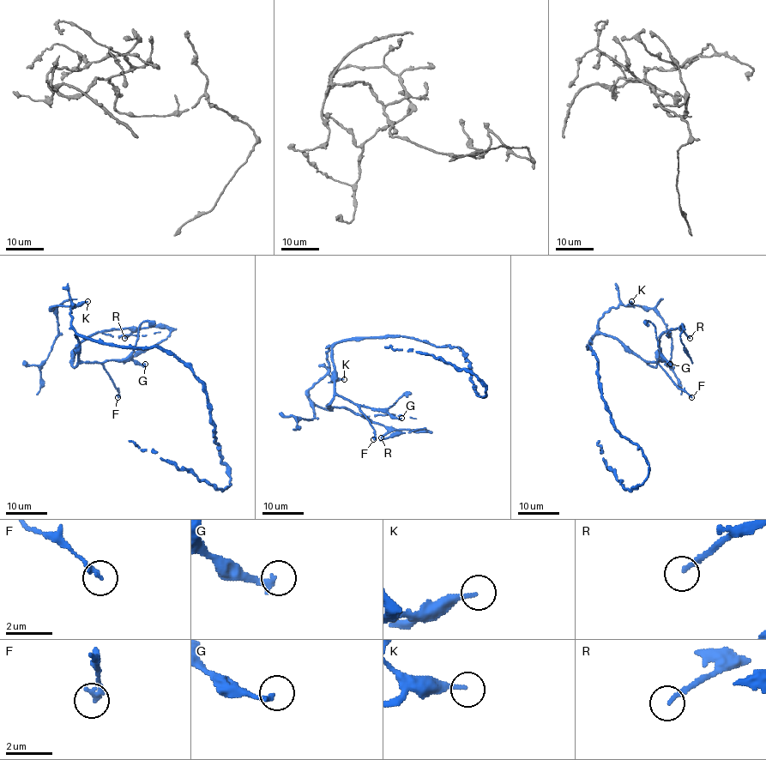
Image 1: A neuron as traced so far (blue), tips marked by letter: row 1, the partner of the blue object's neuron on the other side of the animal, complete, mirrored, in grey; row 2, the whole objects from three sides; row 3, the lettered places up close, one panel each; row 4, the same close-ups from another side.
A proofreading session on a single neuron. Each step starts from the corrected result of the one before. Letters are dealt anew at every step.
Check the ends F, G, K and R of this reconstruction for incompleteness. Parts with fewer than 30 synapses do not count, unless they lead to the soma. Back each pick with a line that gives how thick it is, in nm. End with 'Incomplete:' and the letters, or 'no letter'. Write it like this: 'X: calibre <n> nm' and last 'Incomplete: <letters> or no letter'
R: calibre 160 nm
Incomplete: R

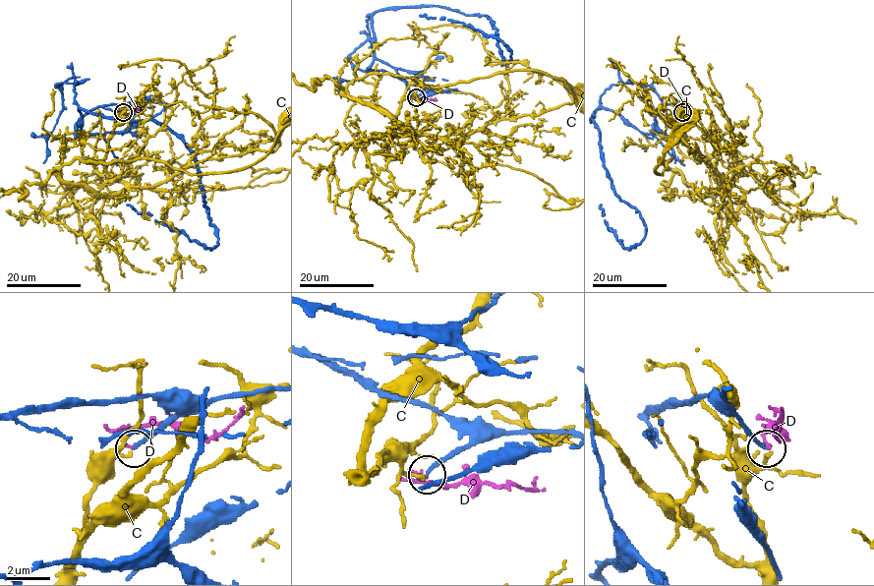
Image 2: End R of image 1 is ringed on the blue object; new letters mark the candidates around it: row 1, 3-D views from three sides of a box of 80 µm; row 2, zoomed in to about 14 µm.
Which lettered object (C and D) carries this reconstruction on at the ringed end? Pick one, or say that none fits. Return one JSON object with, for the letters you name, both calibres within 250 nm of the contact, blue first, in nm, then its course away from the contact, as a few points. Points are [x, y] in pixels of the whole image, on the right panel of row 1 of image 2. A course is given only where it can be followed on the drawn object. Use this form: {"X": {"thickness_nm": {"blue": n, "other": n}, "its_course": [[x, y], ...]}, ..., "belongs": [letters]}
{"belongs": []}

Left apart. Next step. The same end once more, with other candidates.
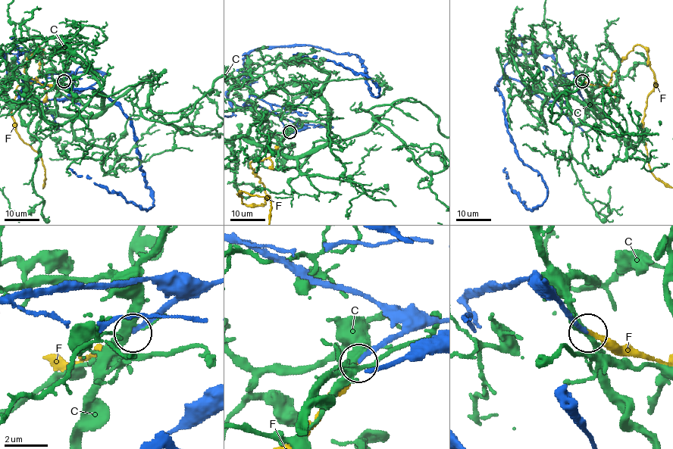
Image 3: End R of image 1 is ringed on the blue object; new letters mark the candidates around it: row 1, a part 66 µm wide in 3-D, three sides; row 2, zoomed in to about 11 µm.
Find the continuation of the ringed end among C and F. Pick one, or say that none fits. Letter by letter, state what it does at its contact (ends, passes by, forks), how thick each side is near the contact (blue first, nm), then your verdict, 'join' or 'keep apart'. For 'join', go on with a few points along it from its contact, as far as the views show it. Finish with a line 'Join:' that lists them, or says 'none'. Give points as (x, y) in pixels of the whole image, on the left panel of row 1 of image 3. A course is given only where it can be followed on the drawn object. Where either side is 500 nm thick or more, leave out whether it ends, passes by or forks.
C: it passes by | 260/200 nm | keep apart
F: it ends | 170/180 nm | join
Join: F

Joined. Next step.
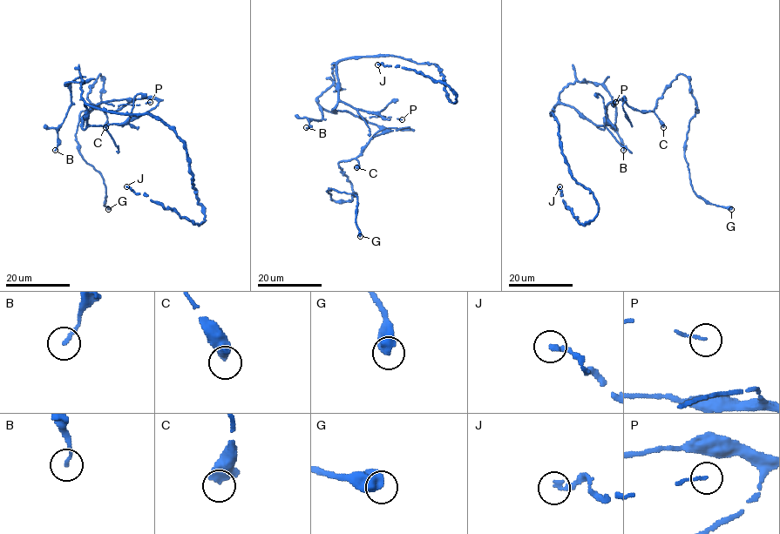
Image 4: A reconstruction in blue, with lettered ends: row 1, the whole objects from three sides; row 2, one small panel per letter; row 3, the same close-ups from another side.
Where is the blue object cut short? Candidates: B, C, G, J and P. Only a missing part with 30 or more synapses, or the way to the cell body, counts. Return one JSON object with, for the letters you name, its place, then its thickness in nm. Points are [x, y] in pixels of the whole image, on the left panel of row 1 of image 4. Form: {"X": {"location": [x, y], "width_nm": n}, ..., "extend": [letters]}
{"extend": []}

